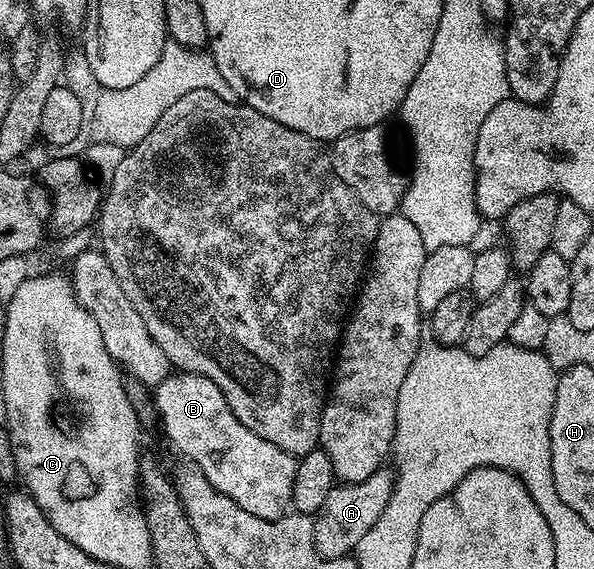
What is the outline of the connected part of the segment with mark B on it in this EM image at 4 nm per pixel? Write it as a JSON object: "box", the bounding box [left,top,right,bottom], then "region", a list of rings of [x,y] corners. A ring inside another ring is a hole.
{"box":[155,372,297,522],"region":[[[184,372],[170,373],[167,380],[163,380],[155,387],[155,409],[159,426],[165,429],[170,444],[183,457],[190,458],[193,461],[190,463],[201,470],[209,483],[219,492],[223,492],[223,496],[231,496],[231,500],[235,500],[239,508],[247,508],[251,516],[259,516],[268,522],[285,517],[293,501],[297,458],[283,452],[283,448],[275,448],[275,444],[255,436],[251,428],[242,424],[235,416],[235,412],[231,412],[219,384],[207,380],[207,376]]]}

